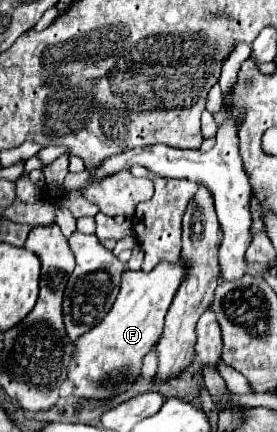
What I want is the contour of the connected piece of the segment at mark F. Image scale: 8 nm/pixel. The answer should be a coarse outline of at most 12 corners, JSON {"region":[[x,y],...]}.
{"region":[[184,259],[124,271],[110,313],[76,343],[74,397],[140,379]]}

